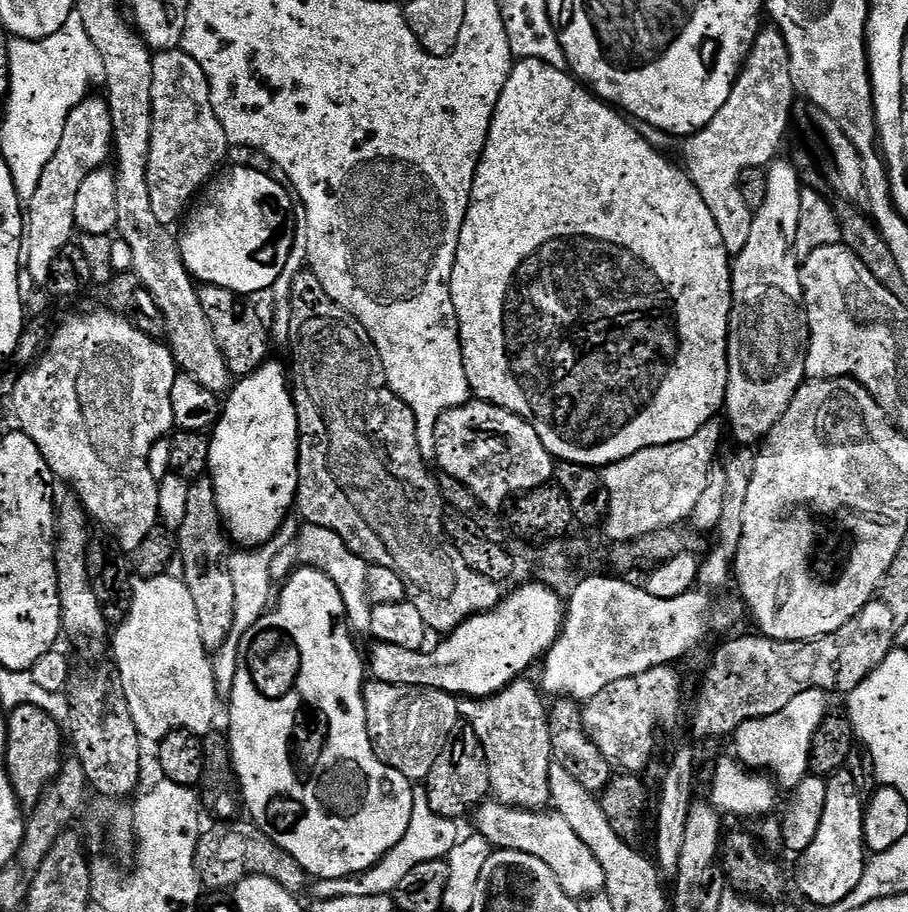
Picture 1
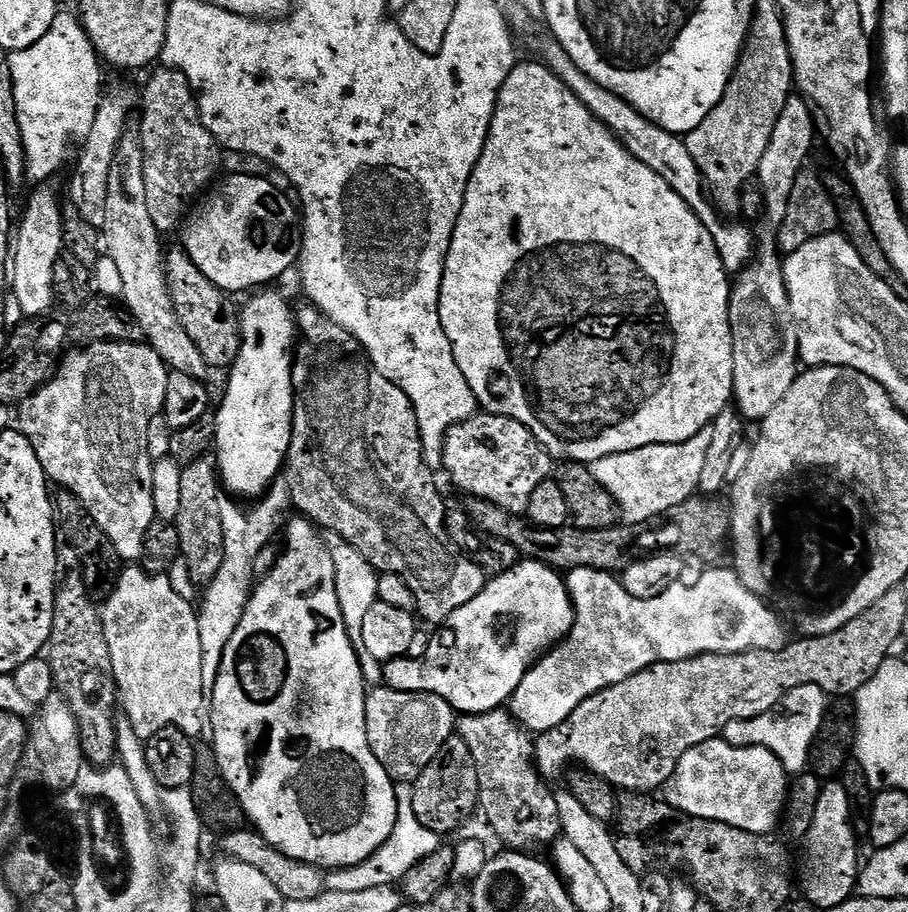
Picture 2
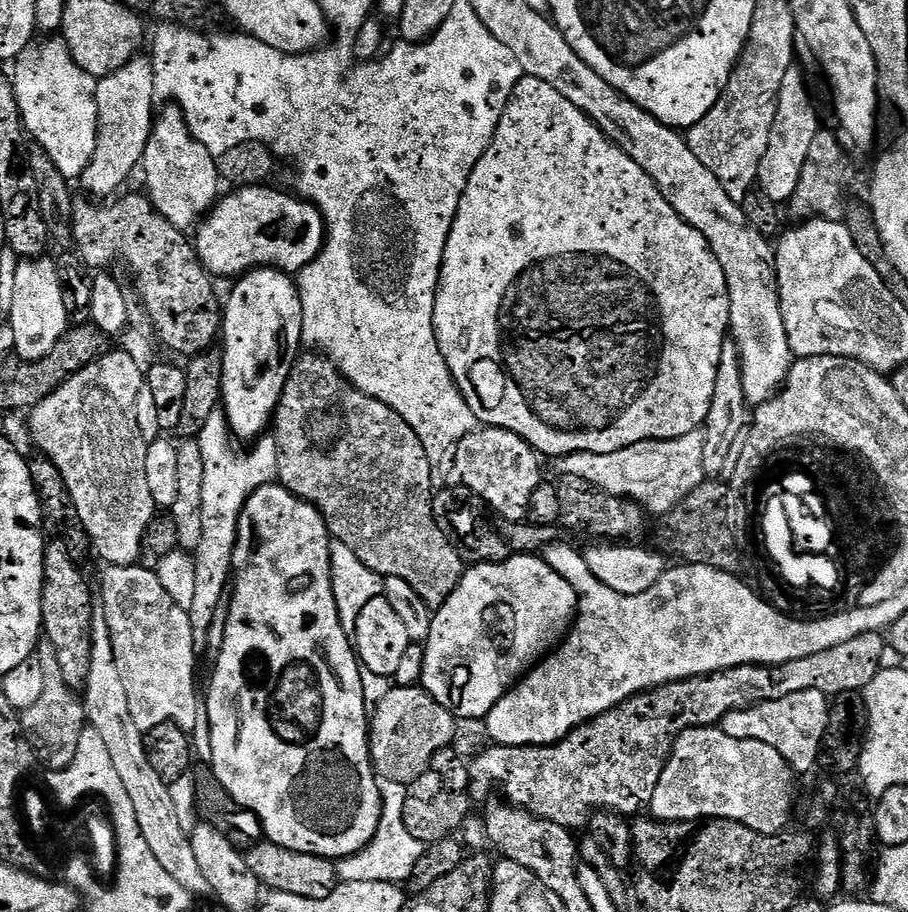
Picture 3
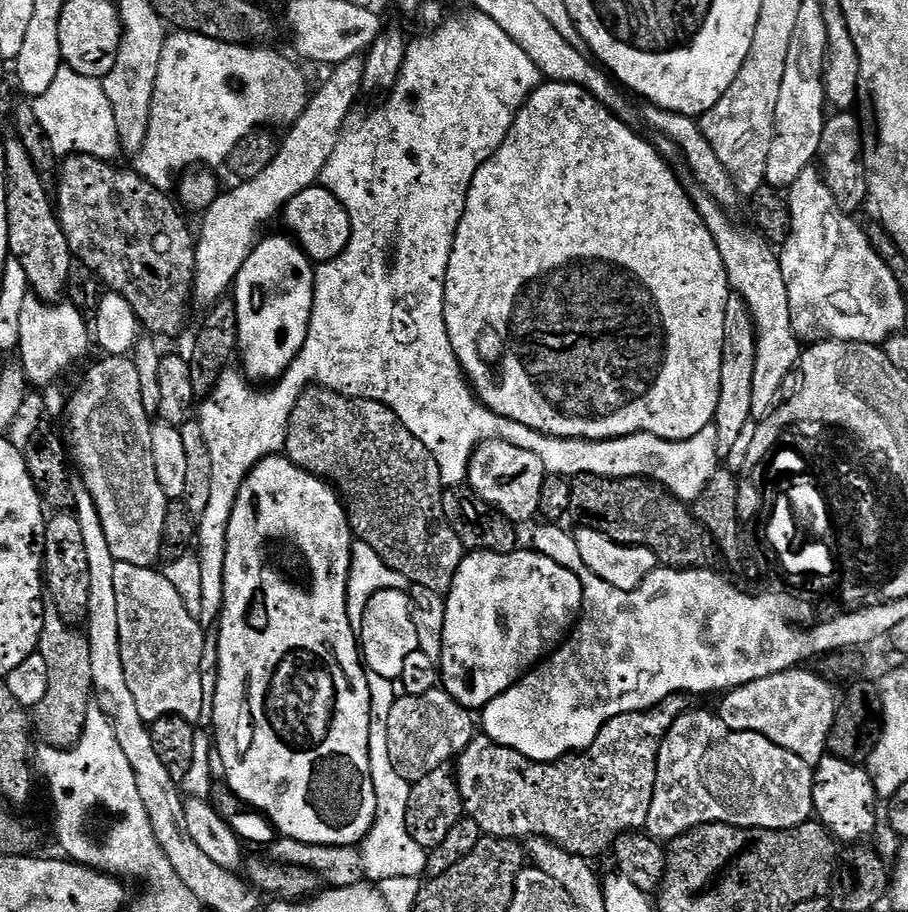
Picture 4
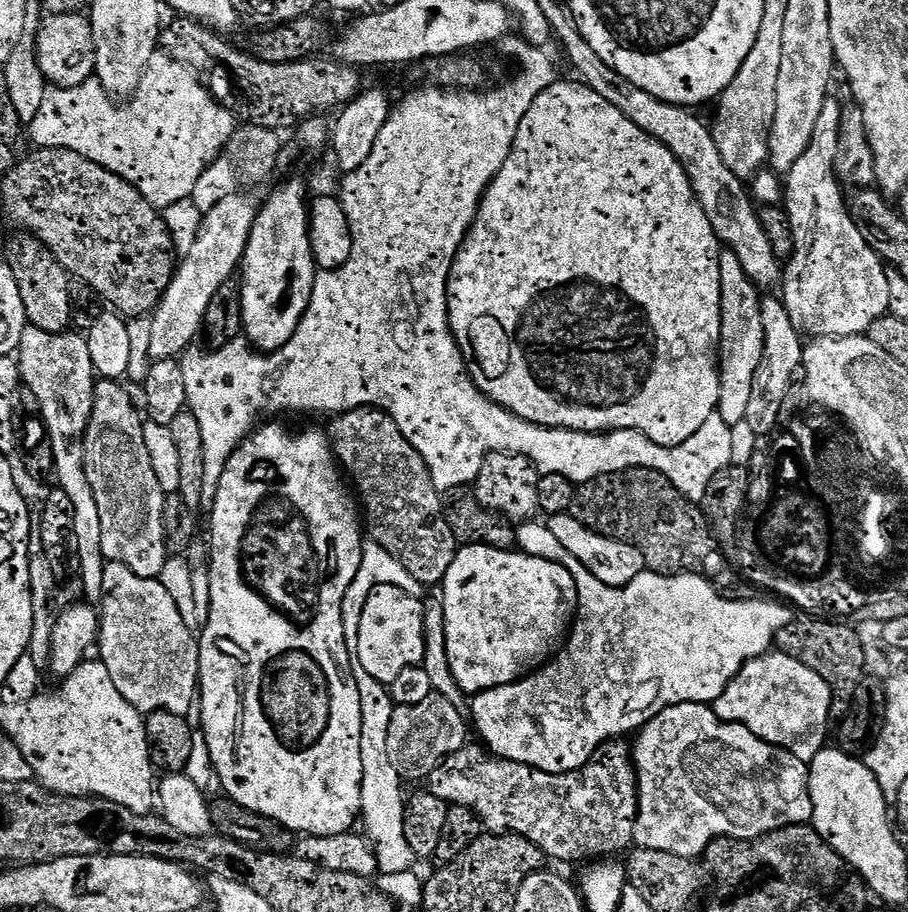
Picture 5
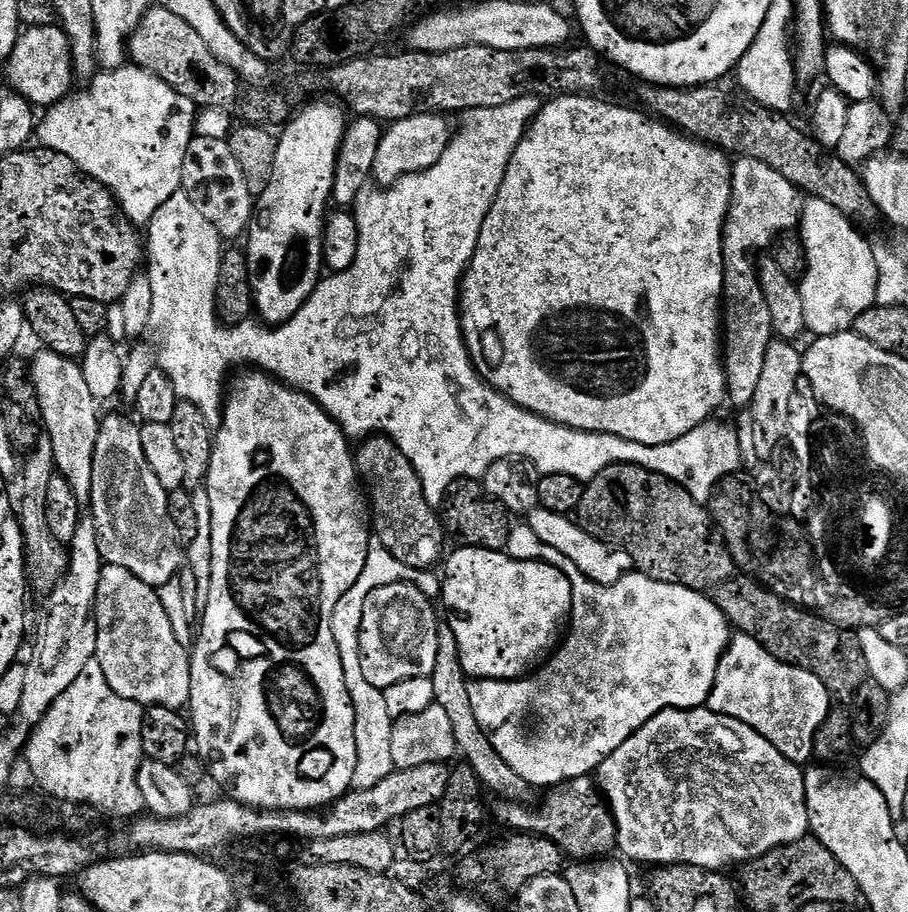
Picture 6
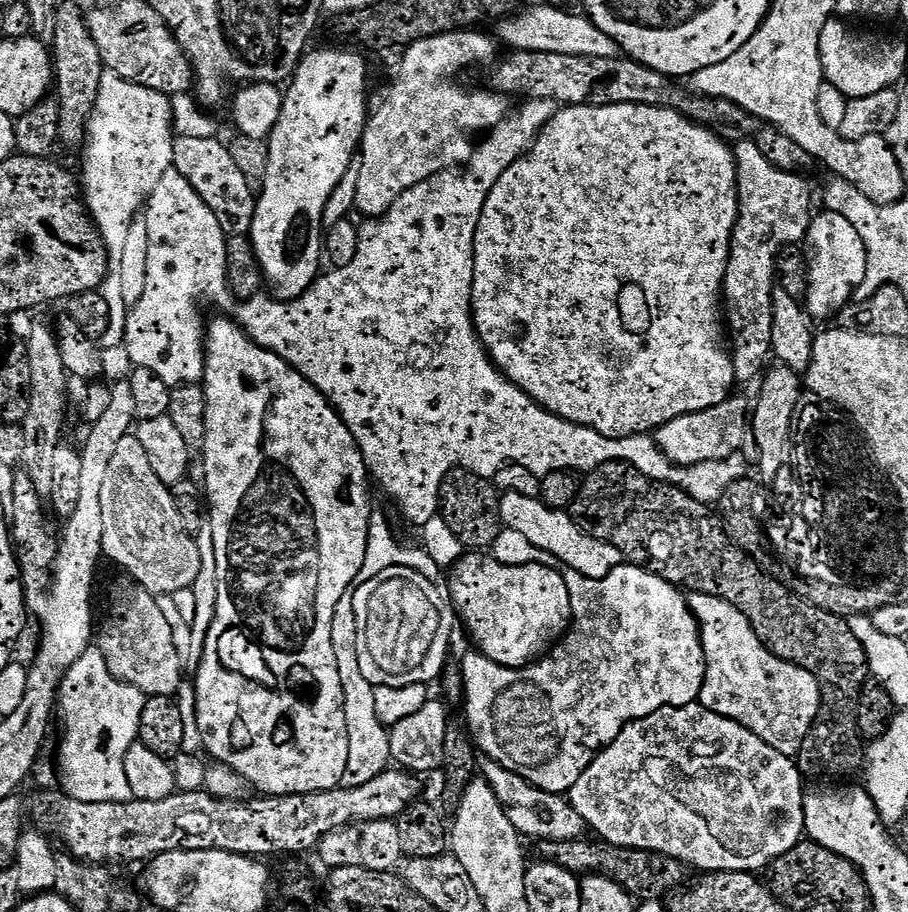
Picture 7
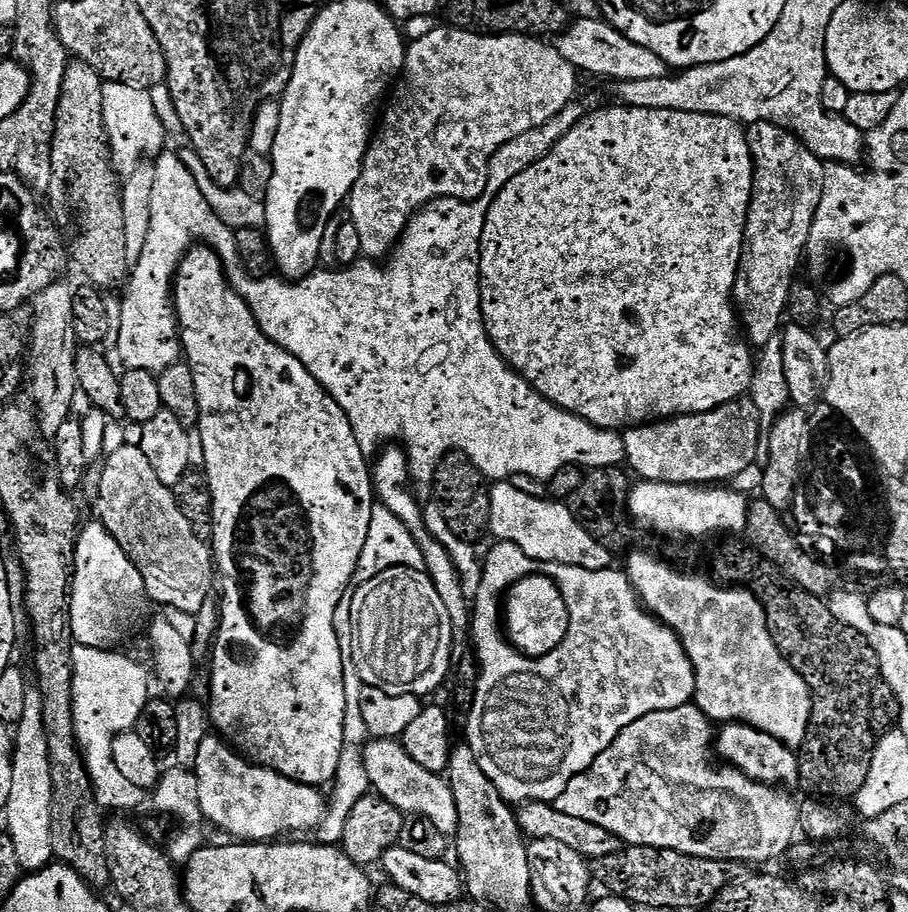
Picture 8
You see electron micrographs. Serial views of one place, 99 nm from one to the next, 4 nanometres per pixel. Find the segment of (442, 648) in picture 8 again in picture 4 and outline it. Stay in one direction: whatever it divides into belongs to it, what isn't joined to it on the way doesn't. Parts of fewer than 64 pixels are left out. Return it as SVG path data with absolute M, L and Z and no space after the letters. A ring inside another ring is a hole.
M388 588L370 598L358 631L358 647L363 663L371 675L393 682L399 681L402 666L406 666L406 658L420 651L418 634L414 631L412 597L407 591Z

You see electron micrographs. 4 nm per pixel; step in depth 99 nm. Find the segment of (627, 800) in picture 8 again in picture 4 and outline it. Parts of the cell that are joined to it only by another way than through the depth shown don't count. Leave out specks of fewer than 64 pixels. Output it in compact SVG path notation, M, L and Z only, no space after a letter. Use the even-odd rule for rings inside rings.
M689 710L684 715L678 717L672 729L669 730L668 737L664 739L662 751L656 766L656 790L650 804L650 814L648 815L646 825L647 835L651 836L653 840L671 842L676 837L682 836L692 828L697 828L703 824L729 824L735 828L765 828L766 830L778 830L781 832L787 828L797 828L800 824L809 823L814 816L813 765L802 762L802 758L798 758L798 754L794 754L790 750L786 750L782 746L770 742L770 738L766 738L762 734L730 730L730 726L726 726L726 722L722 722L719 715L716 714L711 716L708 712Z

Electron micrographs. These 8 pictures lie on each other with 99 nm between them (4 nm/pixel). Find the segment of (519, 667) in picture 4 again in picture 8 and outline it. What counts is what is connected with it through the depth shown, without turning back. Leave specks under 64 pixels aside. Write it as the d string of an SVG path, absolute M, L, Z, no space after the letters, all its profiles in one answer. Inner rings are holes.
M545 576L522 578L513 588L508 589L502 604L502 624L512 647L533 658L550 654L563 642L570 626L570 620L564 620L564 618L570 618L566 610L566 598L562 598L562 590L558 590L556 583Z

